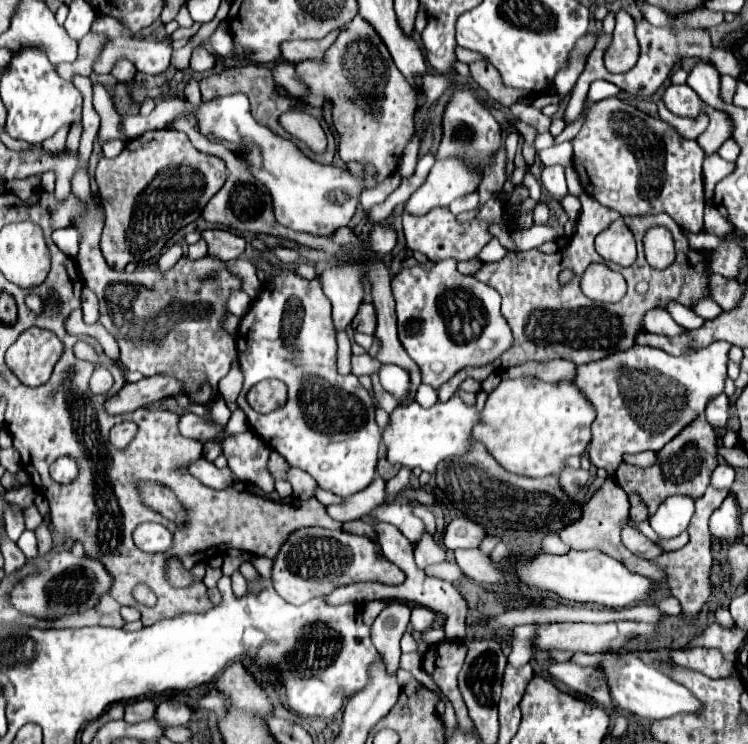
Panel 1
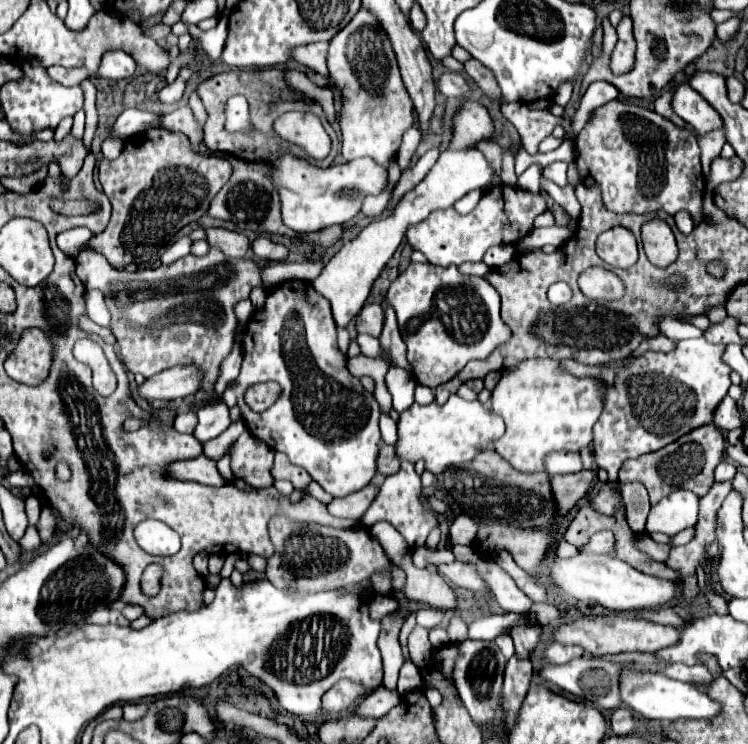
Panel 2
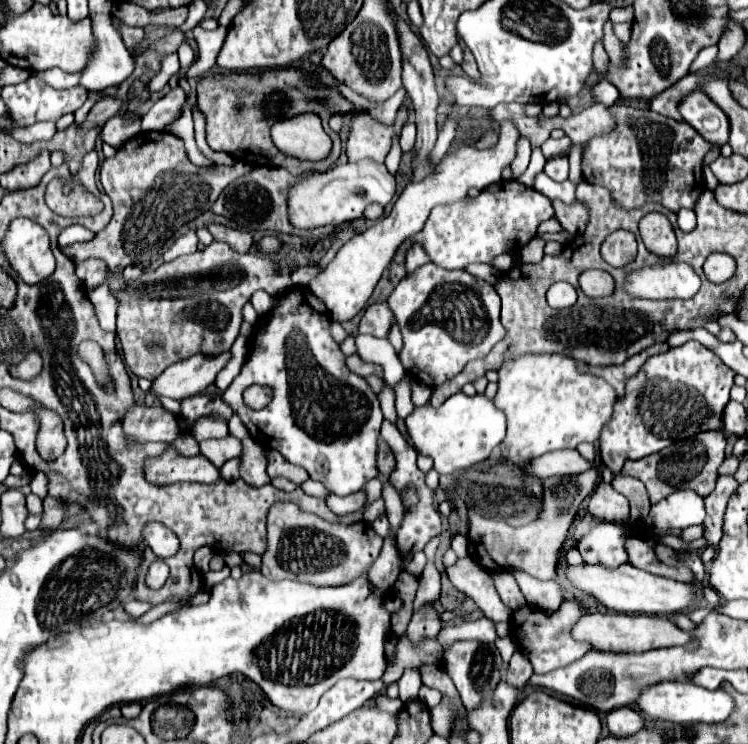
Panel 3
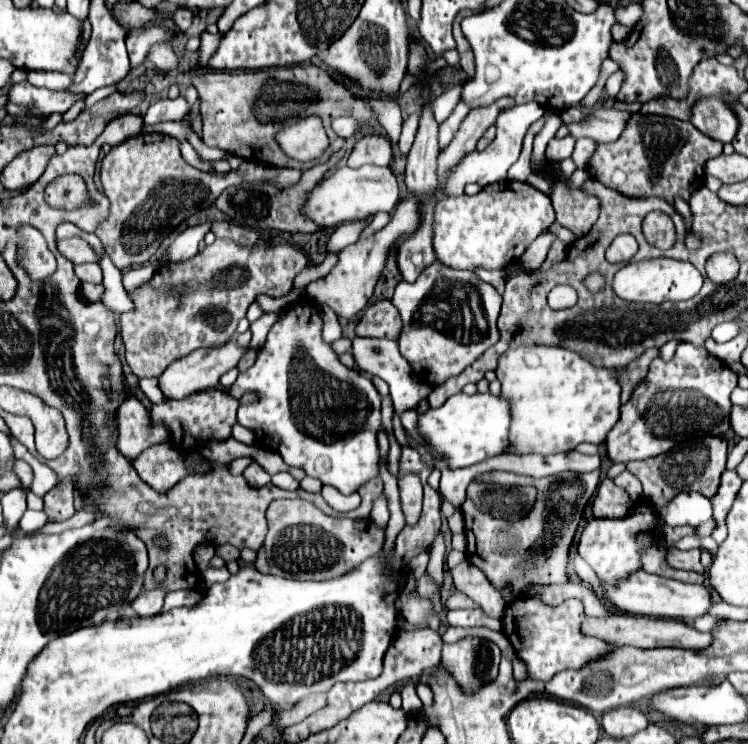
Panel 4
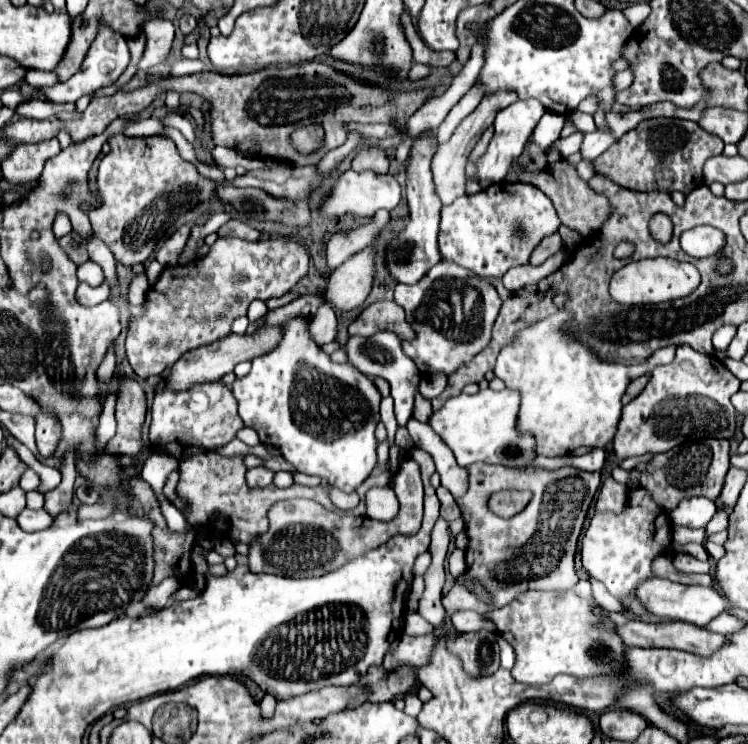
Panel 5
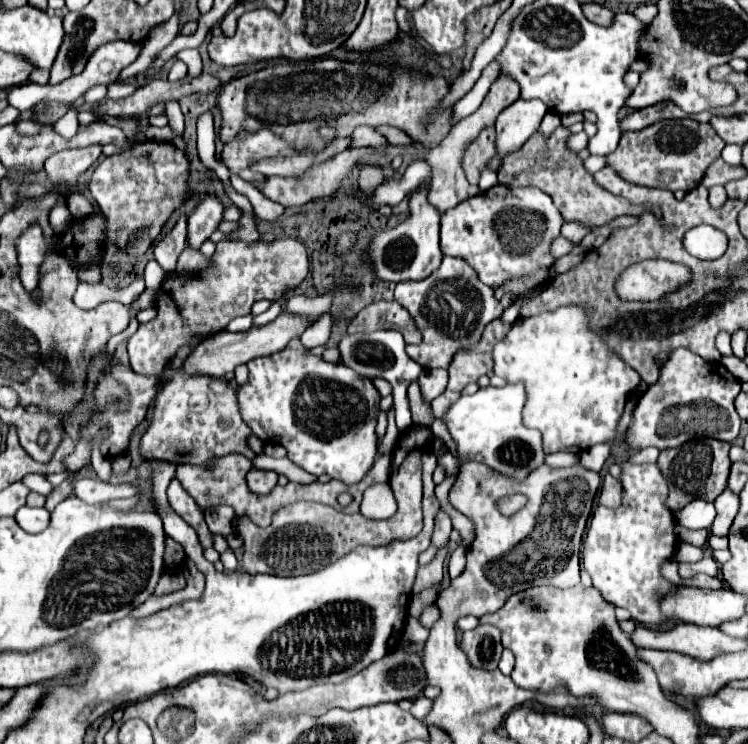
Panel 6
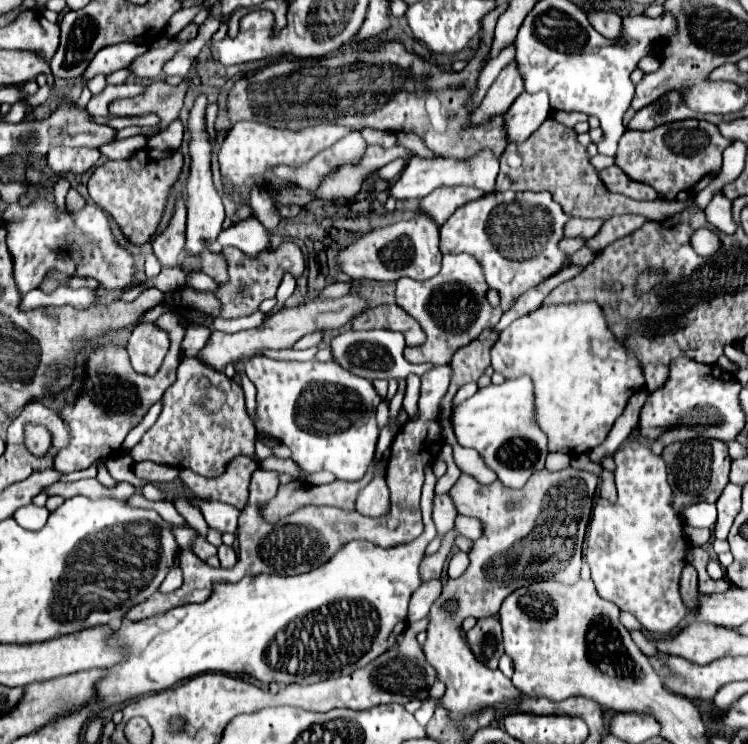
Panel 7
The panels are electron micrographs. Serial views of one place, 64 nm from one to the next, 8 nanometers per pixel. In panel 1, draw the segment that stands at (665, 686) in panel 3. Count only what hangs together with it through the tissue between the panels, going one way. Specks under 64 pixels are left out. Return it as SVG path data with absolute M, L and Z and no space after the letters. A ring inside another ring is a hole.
M606 654L604 660L600 662L600 668L610 682L614 706L618 706L624 712L630 712L648 720L664 720L664 718L676 716L678 712L700 712L704 708L700 700L692 698L692 692L688 688L674 682L670 676L646 666L640 658L632 654L622 658L614 658L612 654Z

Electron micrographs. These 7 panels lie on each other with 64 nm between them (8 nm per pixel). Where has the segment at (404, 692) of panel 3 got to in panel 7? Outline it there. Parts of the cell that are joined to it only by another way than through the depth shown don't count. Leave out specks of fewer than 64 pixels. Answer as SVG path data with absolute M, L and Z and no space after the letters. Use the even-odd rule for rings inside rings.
M430 698L430 700L424 700L422 702L422 706L420 706L420 710L416 710L414 712L414 718L418 720L418 724L420 726L426 726L428 722L430 722L430 718L432 718L432 714L434 714L434 708L436 708L436 700L434 698Z

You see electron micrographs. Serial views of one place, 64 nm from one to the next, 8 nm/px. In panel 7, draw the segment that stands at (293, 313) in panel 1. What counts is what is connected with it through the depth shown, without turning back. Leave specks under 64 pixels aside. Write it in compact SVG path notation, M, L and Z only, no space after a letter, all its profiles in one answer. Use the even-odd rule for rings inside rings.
M262 356L250 358L250 360L246 362L246 374L248 374L248 378L254 382L254 386L256 386L256 390L258 390L258 396L256 396L258 422L256 422L256 428L268 432L272 438L276 438L276 440L280 440L282 444L286 444L286 446L292 450L292 460L294 460L304 472L328 470L328 472L332 472L332 474L334 474L336 478L340 478L340 480L360 480L360 478L366 474L368 466L372 464L374 448L376 448L376 440L378 440L378 426L376 426L376 416L374 416L374 412L376 412L376 406L378 406L380 400L382 400L382 398L376 394L376 390L374 390L374 386L372 386L370 380L364 380L364 378L360 378L360 376L352 376L352 372L340 368L334 360L330 360L330 362L316 362L316 360L312 360L312 362L278 362L278 360L270 360L270 358L262 358Z

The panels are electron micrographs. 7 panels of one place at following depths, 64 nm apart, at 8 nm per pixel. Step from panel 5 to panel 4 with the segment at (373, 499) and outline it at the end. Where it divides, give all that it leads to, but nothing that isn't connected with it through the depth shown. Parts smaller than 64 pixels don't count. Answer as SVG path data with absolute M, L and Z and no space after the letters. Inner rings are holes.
M380 494L374 504L372 504L372 512L370 512L370 520L376 522L378 526L386 526L390 518L390 510L388 510L388 498L384 494Z

